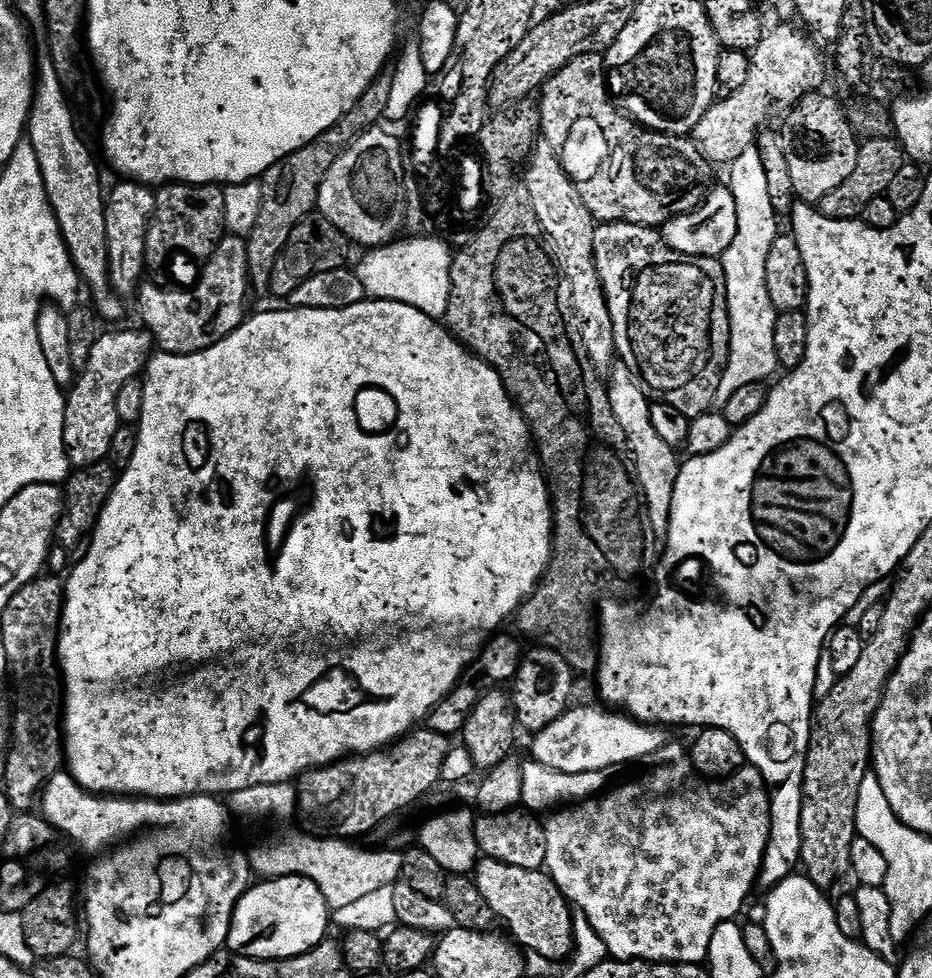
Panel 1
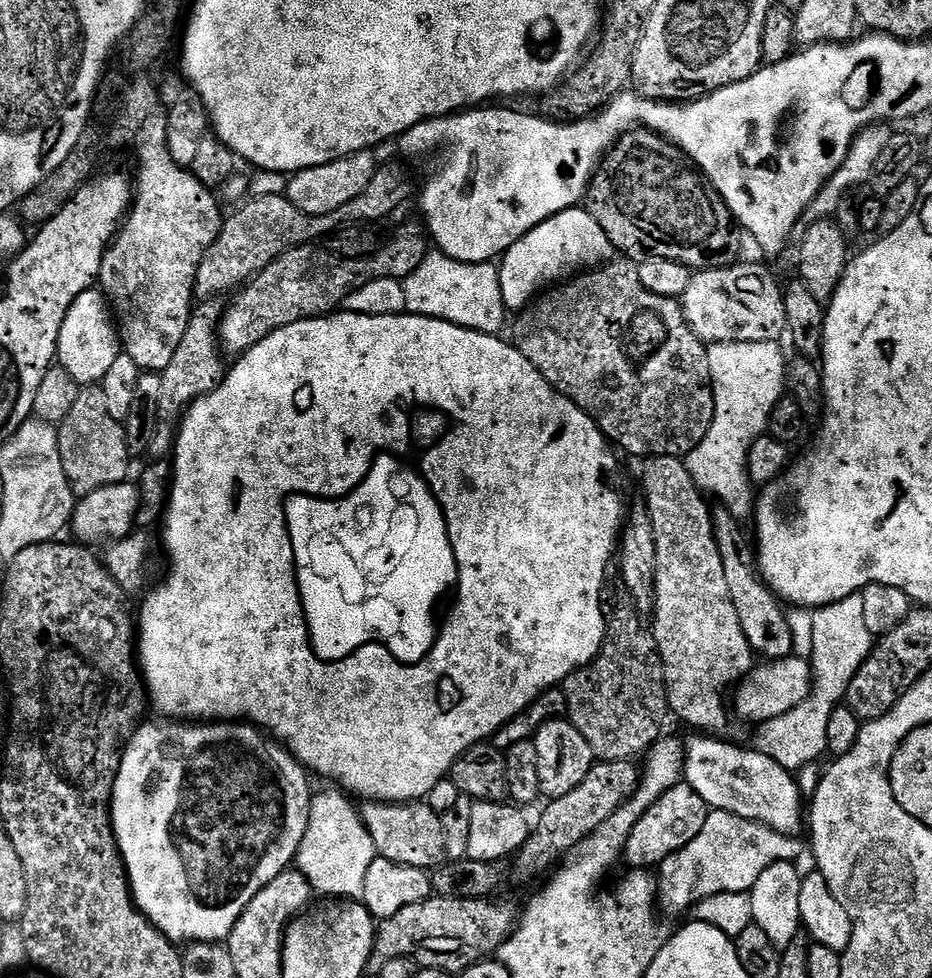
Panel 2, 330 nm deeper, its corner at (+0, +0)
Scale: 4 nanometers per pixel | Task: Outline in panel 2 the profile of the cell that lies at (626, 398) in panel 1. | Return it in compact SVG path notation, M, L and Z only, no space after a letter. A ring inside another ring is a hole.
M654 456L651 457L647 461L648 464L644 468L644 496L648 499L648 508L646 508L646 514L648 517L652 519L652 525L654 526L654 542L658 546L658 574L656 575L656 587L658 589L658 595L656 597L656 607L654 609L654 617L656 616L656 632L654 628L654 639L656 641L656 649L660 652L660 657L662 658L662 662L664 663L664 681L666 682L666 686L668 687L668 707L670 709L671 715L674 717L677 716L678 719L681 720L684 724L689 724L692 728L705 728L705 733L708 734L720 734L724 727L728 724L728 712L730 716L730 708L724 705L724 696L723 692L727 690L728 687L731 689L733 686L739 685L740 681L744 679L745 676L748 675L749 672L752 671L754 667L754 653L752 647L750 646L750 642L746 638L746 634L742 630L742 622L738 618L738 610L734 610L734 598L730 598L730 585L726 582L726 566L722 564L722 550L718 546L718 542L716 541L716 527L712 524L712 513L713 509L711 507L708 508L708 504L705 497L702 495L699 488L697 488L696 483L694 482L694 478L691 474L688 473L688 466L687 463L681 457L678 456Z

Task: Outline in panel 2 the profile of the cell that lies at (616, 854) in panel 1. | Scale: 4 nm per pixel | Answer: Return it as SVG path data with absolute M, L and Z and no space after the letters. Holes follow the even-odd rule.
M709 811L702 834L658 865L658 904L661 909L684 912L695 909L706 898L727 892L751 893L770 866L780 860L799 861L804 844L792 834L768 828L757 820L747 820L729 812Z

